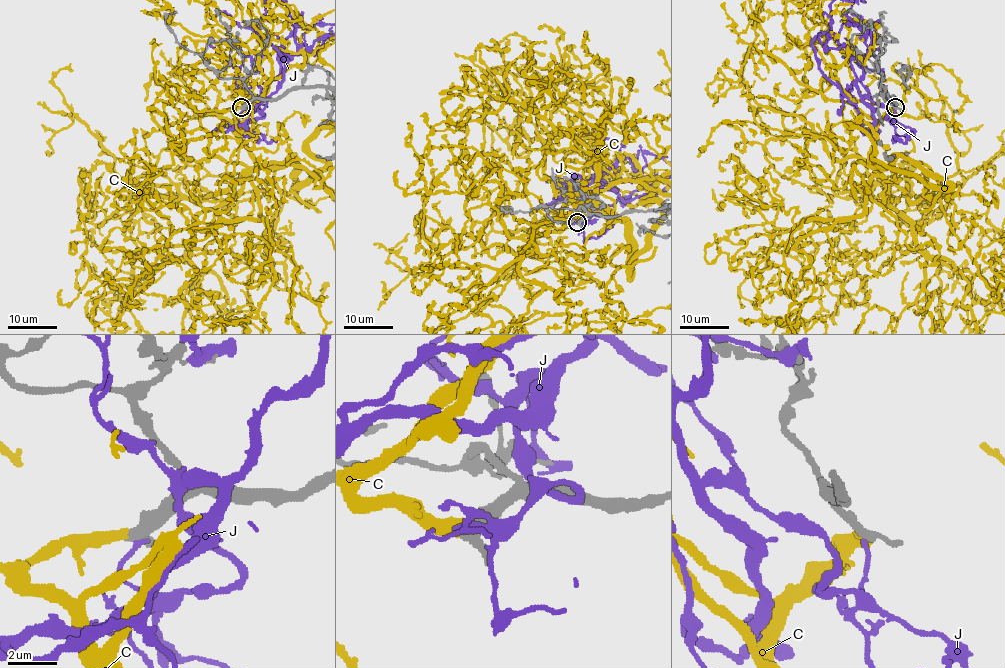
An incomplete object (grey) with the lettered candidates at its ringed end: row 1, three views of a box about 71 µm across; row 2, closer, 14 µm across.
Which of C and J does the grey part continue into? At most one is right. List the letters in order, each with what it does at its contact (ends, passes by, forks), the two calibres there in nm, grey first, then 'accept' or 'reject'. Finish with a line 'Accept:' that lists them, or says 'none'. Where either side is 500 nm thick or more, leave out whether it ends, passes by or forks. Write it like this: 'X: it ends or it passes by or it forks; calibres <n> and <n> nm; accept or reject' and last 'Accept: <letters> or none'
C: it ends; calibres 360 and 400 nm; accept
J: it ends; calibres 400 and 200 nm; reject
Accept: C

